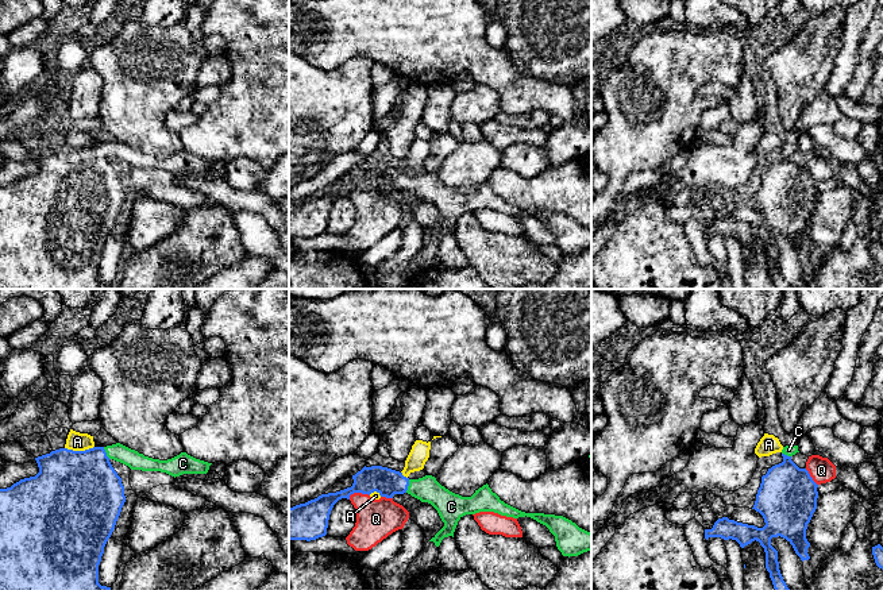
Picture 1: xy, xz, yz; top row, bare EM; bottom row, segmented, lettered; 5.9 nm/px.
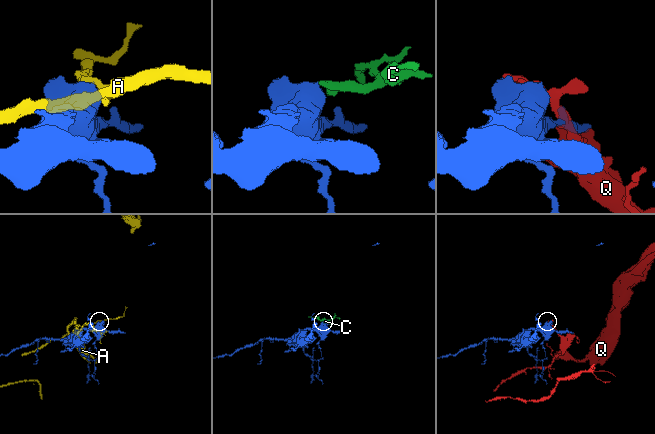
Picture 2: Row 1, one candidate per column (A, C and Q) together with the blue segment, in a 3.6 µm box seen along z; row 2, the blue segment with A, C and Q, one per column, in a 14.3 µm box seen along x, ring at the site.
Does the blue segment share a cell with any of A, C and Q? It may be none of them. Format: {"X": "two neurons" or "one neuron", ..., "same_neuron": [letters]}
{"A": "two neurons", "C": "one neuron", "Q": "two neurons", "same_neuron": ["C"]}

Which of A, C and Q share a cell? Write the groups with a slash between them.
A / C / Q

